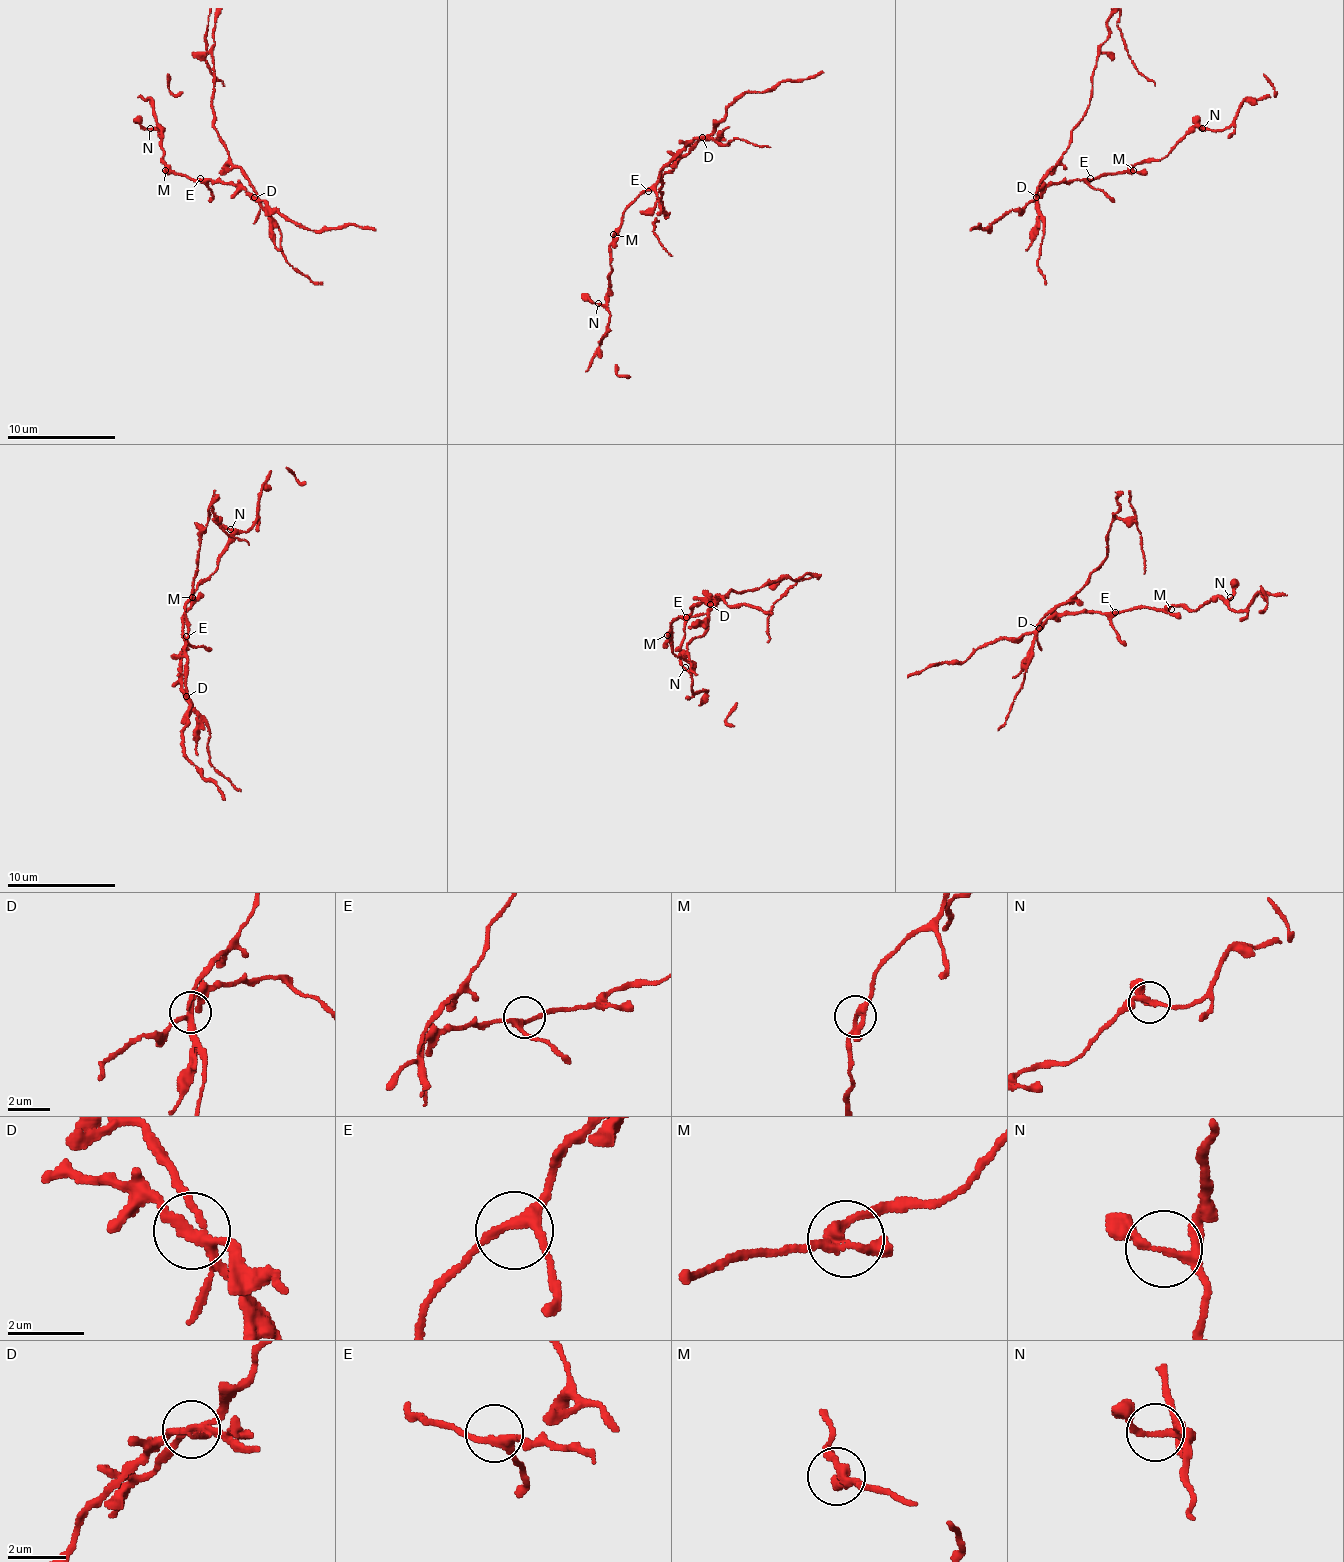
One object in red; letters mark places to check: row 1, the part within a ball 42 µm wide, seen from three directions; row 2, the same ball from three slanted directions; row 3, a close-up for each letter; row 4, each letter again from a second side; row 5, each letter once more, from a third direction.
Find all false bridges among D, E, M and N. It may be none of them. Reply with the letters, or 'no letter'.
D

